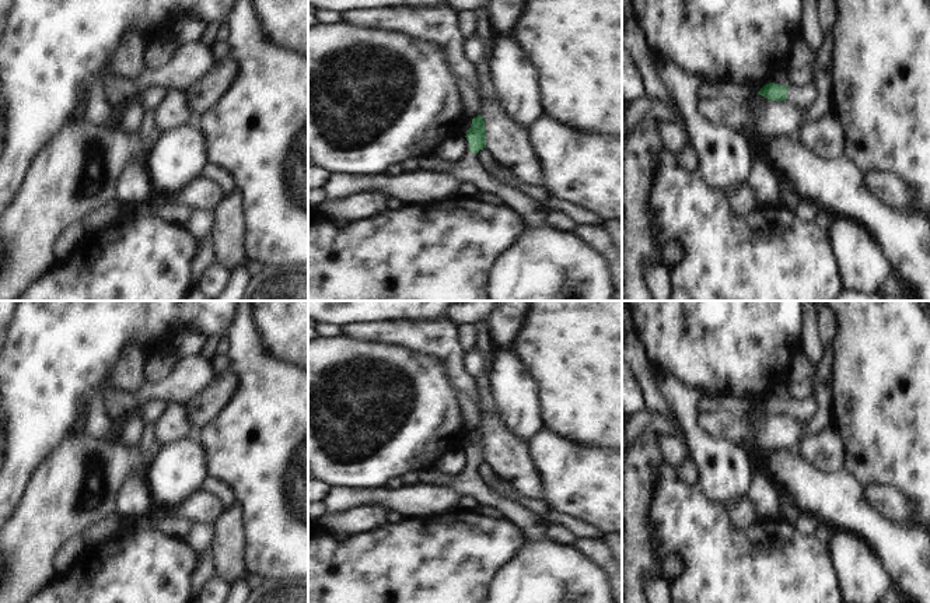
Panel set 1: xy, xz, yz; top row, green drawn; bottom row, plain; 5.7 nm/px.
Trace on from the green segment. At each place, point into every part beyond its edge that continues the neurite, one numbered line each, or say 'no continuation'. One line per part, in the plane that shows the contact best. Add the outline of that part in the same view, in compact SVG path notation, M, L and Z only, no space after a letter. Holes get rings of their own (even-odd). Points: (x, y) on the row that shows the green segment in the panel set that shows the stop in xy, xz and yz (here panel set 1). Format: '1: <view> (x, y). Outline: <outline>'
1: yz (801, 98). Outline: M810 83L804 87L794 87L789 84L787 87L787 102L791 104L797 111L808 109L817 99L818 91L817 84Z

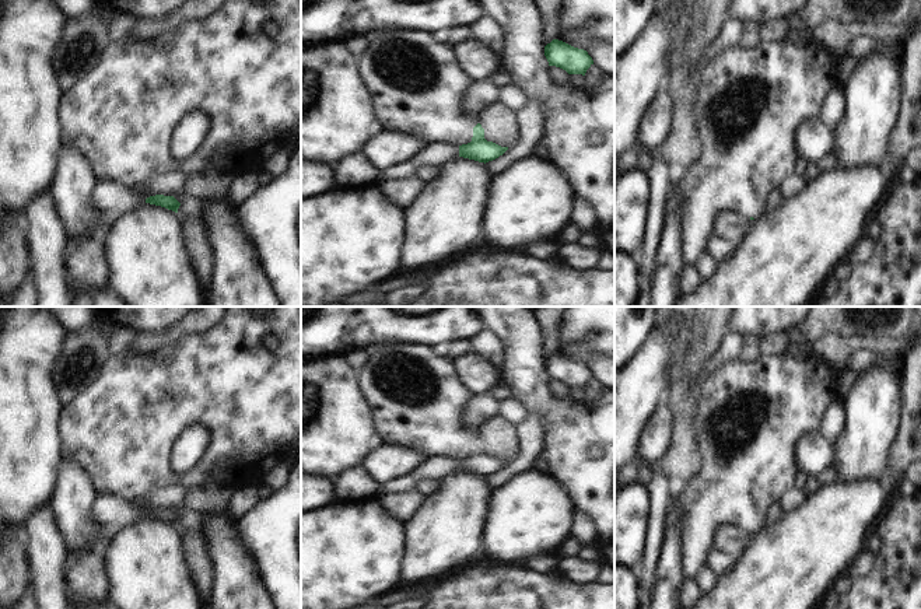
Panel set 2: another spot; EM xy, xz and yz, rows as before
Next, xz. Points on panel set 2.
1: xz (434, 153). Outline: M431 141L413 158L382 171L381 179L399 181L413 178L416 176L417 169L421 167L444 165L458 158L459 158L458 144Z

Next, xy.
1: xy (108, 196). Outline: M97 181L92 206L113 216L123 216L146 204L146 195L136 195L133 188L113 181Z

